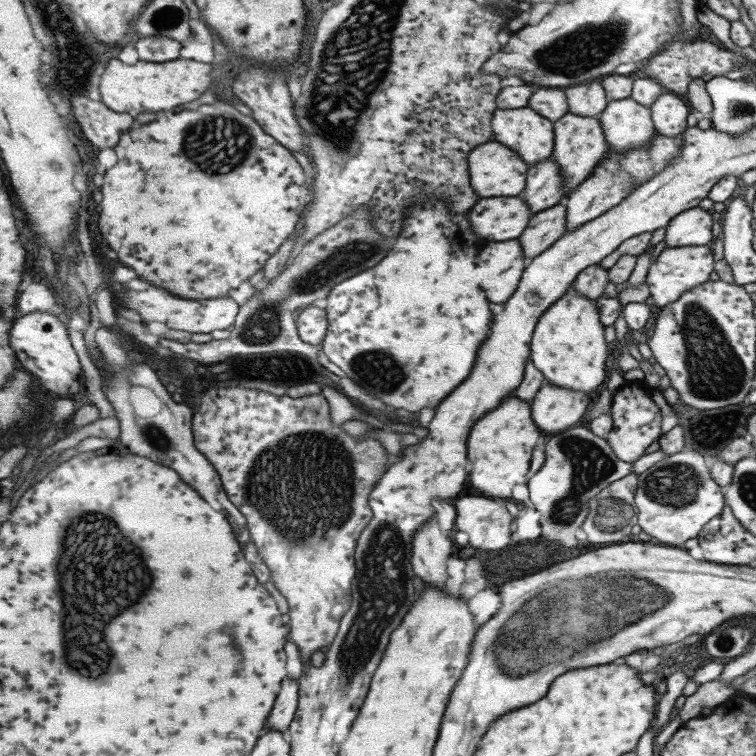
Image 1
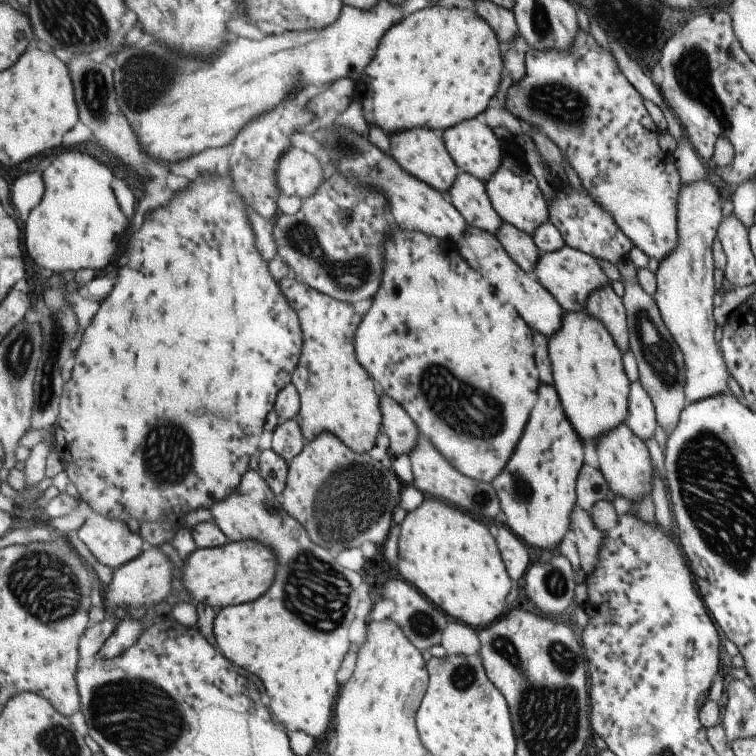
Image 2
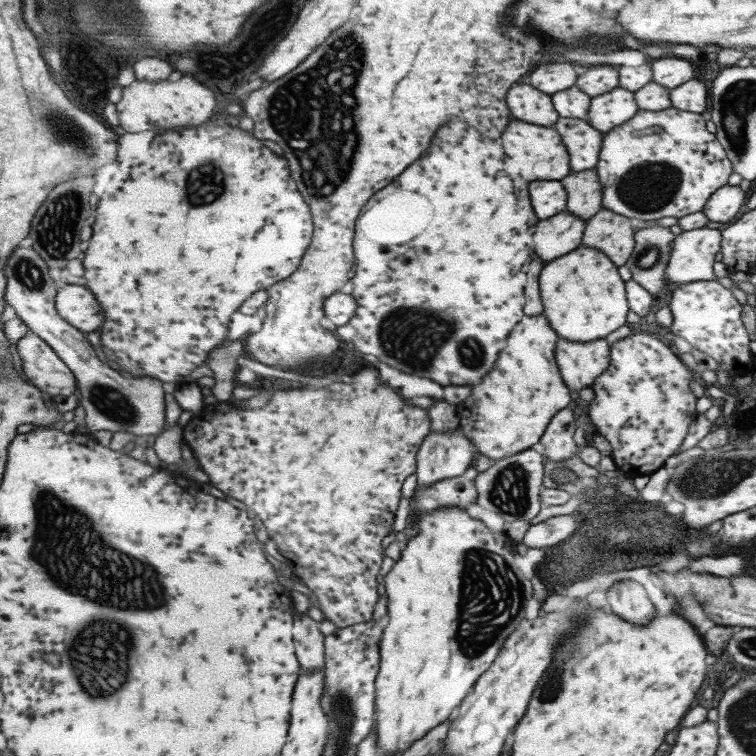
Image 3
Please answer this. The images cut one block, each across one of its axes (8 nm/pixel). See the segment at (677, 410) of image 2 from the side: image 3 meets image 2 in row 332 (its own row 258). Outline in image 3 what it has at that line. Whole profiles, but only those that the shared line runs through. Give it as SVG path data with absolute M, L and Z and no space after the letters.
M655 223L636 232L636 247L626 267L631 271L632 279L639 282L651 296L666 293L667 282L663 273L665 273L665 266L671 253L673 239L674 235L667 227L661 227Z

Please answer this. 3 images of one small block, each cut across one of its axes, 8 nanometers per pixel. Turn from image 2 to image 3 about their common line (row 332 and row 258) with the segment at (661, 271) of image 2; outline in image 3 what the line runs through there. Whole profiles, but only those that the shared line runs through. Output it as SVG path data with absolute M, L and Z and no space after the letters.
M708 227L681 231L681 233L675 235L672 242L671 253L669 253L669 259L665 266L665 273L663 273L666 282L685 284L696 281L716 281L718 284L721 284L723 288L731 290L734 284L728 276L717 278L713 274L714 258L717 252L719 252L720 240L720 231Z

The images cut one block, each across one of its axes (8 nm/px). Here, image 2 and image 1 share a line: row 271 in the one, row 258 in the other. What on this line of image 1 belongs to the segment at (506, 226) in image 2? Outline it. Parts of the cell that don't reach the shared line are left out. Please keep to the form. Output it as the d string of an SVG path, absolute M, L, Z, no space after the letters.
M560 202L533 215L529 226L519 237L525 259L535 259L555 245L568 232L568 206Z

